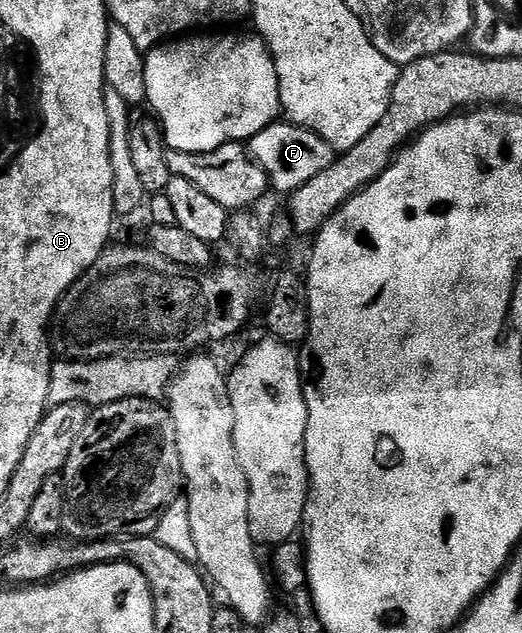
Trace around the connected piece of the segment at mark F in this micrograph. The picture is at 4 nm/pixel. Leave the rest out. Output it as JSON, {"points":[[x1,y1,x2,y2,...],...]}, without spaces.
{"points":[[277,120,266,129,255,131,251,138,250,153,253,160,268,177,269,187,283,196,292,195,295,190,302,188,302,184,310,184,318,172,330,168,330,164,338,157,337,151,326,140,322,140,322,136,301,126,293,126,287,120]]}

